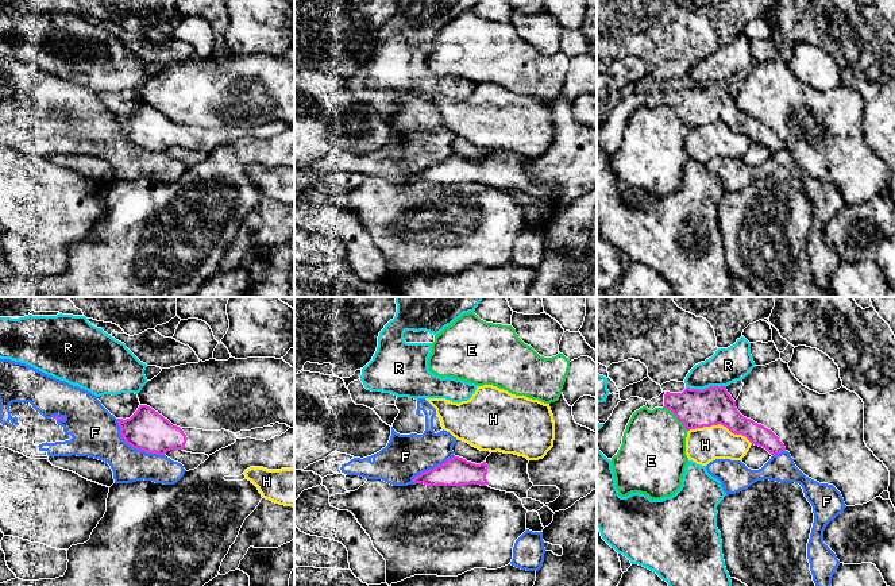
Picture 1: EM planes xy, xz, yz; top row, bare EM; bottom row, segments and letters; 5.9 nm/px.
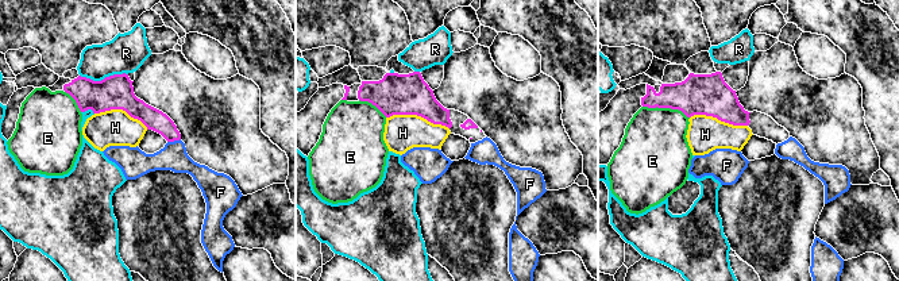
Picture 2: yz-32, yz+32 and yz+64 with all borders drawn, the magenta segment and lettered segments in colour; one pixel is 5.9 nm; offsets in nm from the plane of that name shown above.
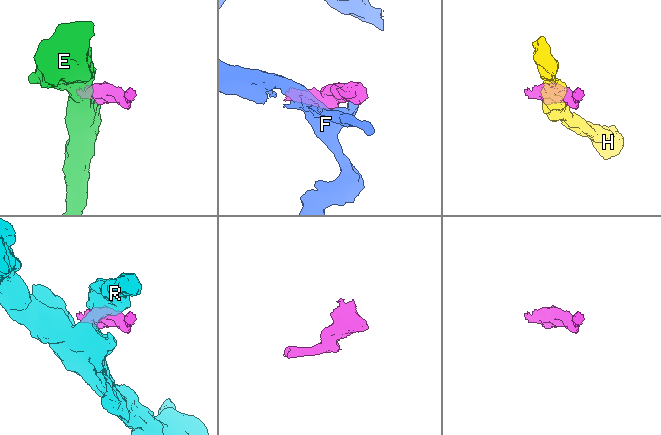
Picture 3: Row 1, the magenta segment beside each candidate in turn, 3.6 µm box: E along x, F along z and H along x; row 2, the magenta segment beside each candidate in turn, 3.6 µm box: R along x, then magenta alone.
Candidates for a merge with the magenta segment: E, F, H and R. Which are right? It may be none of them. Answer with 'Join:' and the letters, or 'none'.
Join: none

